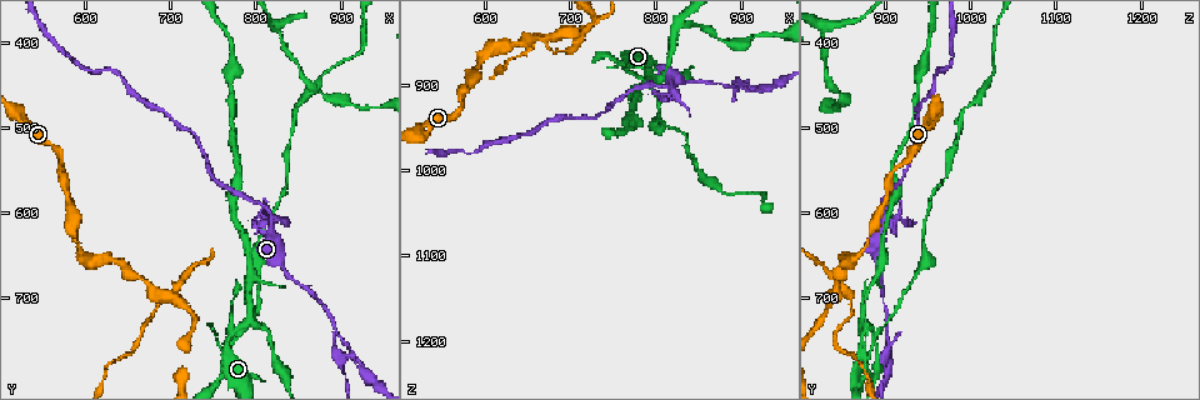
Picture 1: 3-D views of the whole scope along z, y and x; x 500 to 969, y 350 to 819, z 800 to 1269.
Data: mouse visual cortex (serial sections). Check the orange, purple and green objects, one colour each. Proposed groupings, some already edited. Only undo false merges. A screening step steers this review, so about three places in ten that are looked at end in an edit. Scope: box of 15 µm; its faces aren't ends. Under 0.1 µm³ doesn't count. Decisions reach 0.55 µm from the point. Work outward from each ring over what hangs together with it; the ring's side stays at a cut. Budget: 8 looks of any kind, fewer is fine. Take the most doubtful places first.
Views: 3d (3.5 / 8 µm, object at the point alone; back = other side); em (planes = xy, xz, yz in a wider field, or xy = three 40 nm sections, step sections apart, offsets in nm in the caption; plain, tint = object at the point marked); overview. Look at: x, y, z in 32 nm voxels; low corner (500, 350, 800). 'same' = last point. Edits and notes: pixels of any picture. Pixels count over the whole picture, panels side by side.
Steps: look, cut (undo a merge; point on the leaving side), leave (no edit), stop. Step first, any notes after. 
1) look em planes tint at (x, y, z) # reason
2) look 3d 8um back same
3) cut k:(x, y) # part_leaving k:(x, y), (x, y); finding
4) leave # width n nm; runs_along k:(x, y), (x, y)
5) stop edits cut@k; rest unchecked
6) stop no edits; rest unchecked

look 3d 8um at (820, 605, 905) # thick turns thin

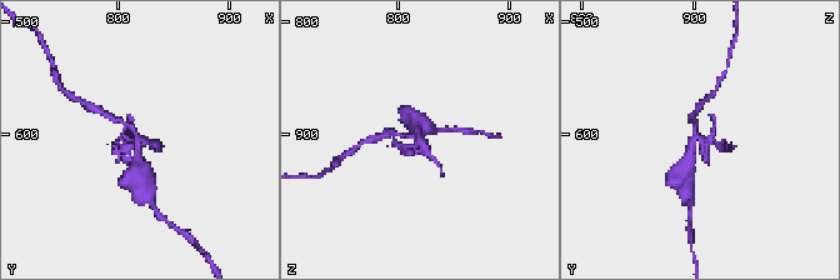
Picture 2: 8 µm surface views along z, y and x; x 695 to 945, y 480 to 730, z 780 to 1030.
look 3d 3.5um at (820, 600, 904)

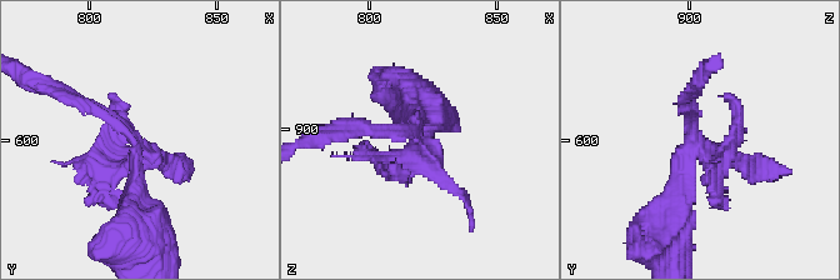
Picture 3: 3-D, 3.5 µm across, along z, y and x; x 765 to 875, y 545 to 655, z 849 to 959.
look em xy step 1 tint at (819, 603, 901)

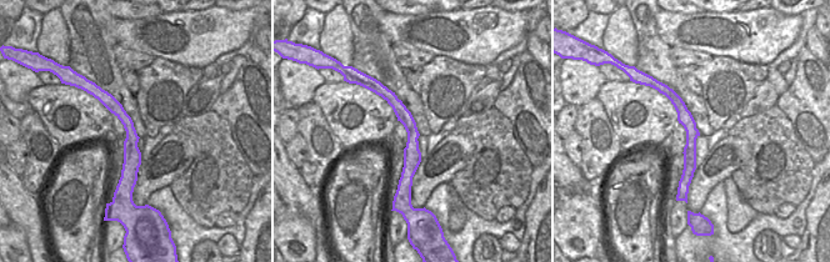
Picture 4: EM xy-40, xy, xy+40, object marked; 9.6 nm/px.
cut 3:(731, 149) # part_leaving 3:(416, 140), (389, 166); a second cell is stuck on

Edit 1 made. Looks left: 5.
look overview

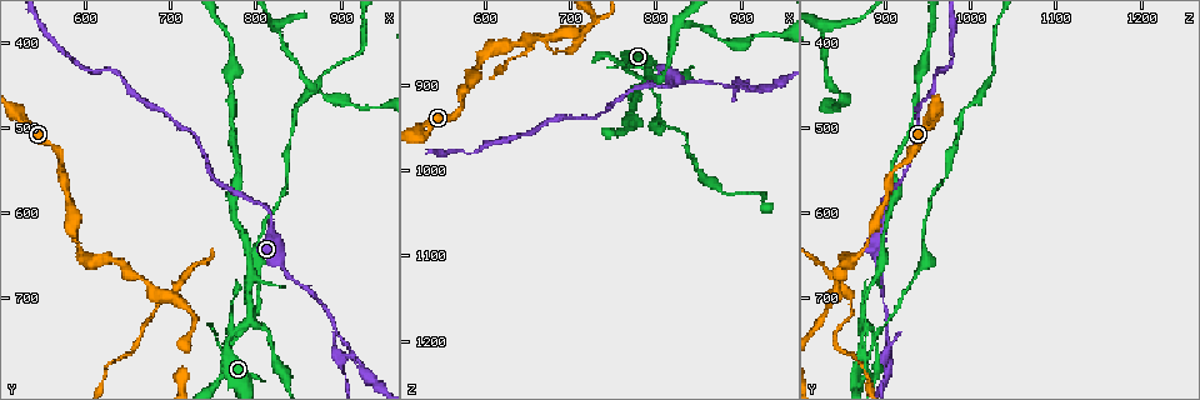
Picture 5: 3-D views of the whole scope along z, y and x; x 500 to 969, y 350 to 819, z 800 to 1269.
look 3d 8um back at (700, 695, 840) # sharp bend

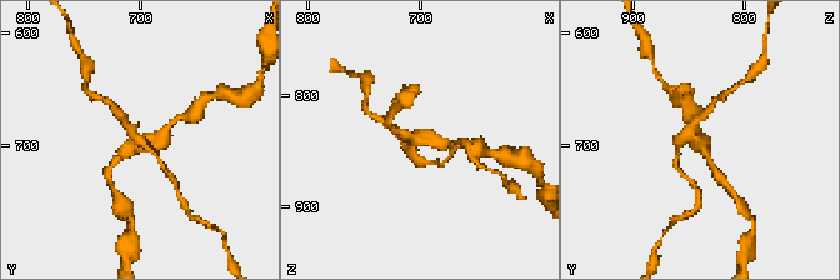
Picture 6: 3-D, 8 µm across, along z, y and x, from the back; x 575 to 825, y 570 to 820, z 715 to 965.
look 3d 3.5um at (700, 696, 840) # closer look

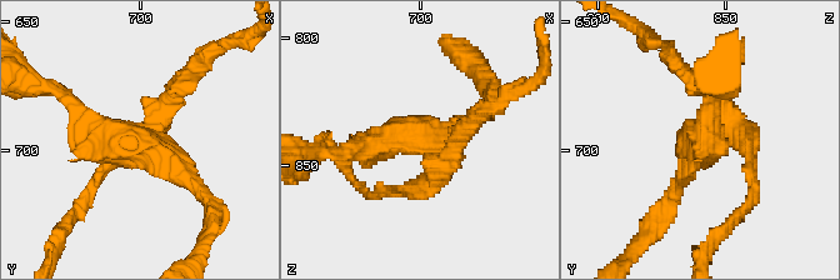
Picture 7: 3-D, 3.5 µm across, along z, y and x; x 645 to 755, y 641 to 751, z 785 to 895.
look em xy step 1 tint at (699, 696, 839) # arms 4; arm_widths 200, 250, 250, 300 nm; need the tissue

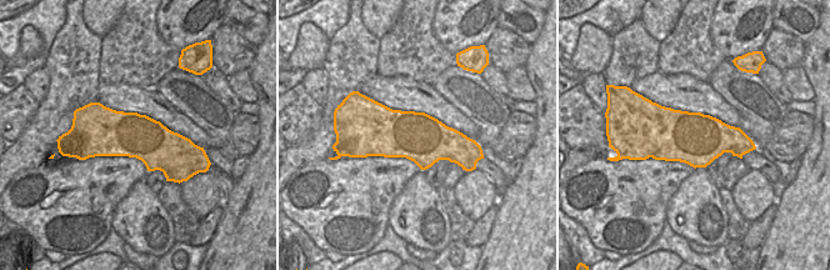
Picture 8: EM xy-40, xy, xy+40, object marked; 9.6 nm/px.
cut 7:(754, 135) # two cells meet here

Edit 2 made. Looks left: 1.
stop edits cut@3, cut@7; rest unchecked

